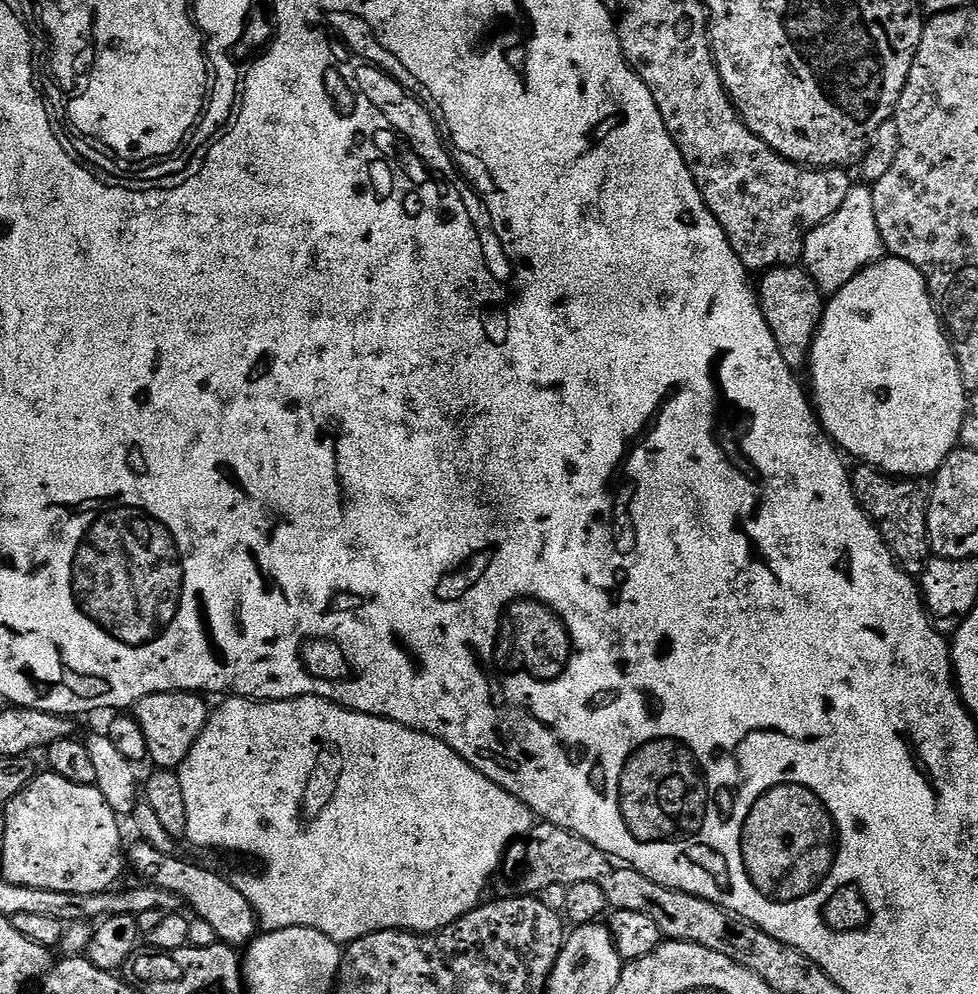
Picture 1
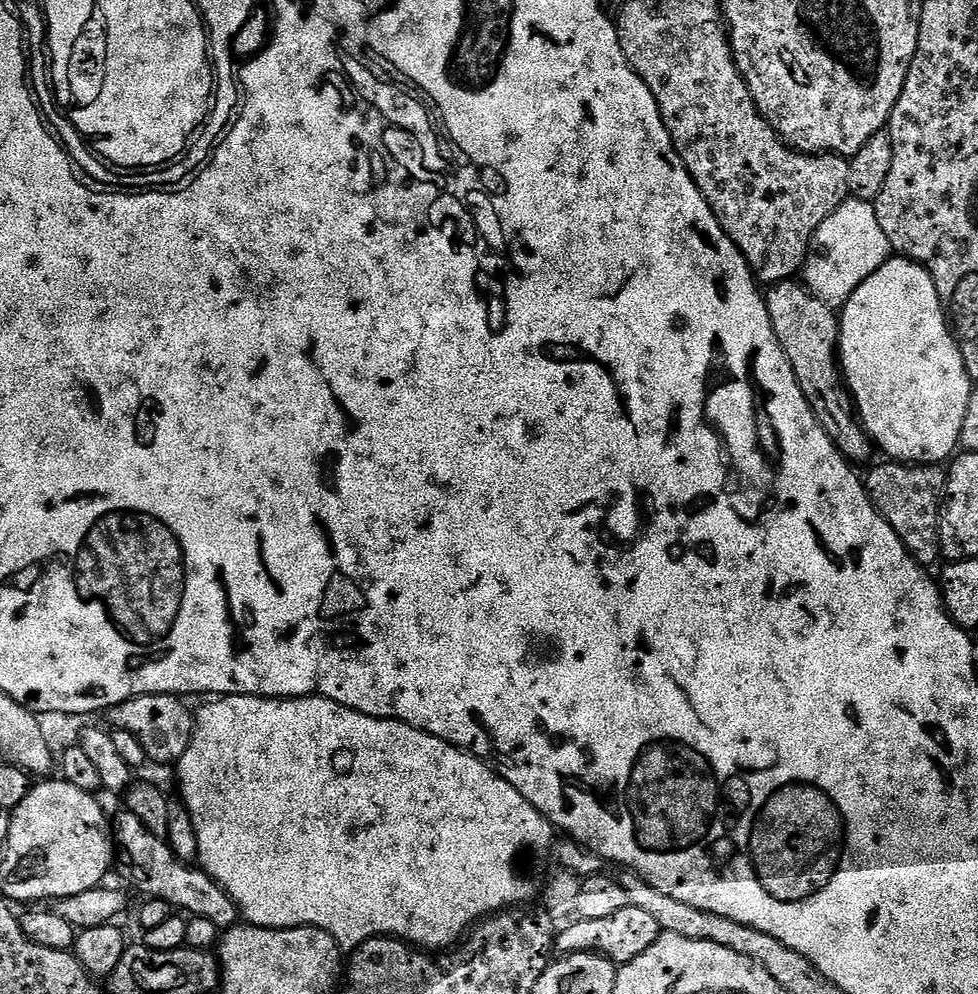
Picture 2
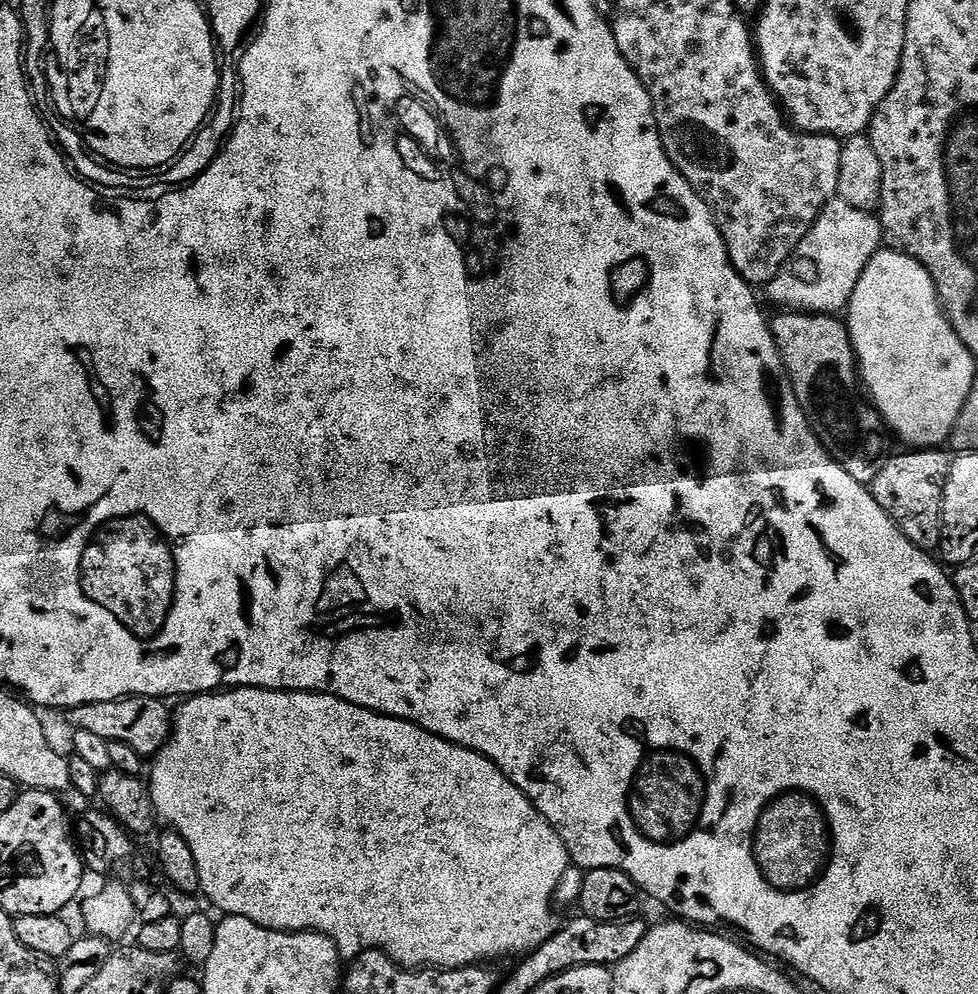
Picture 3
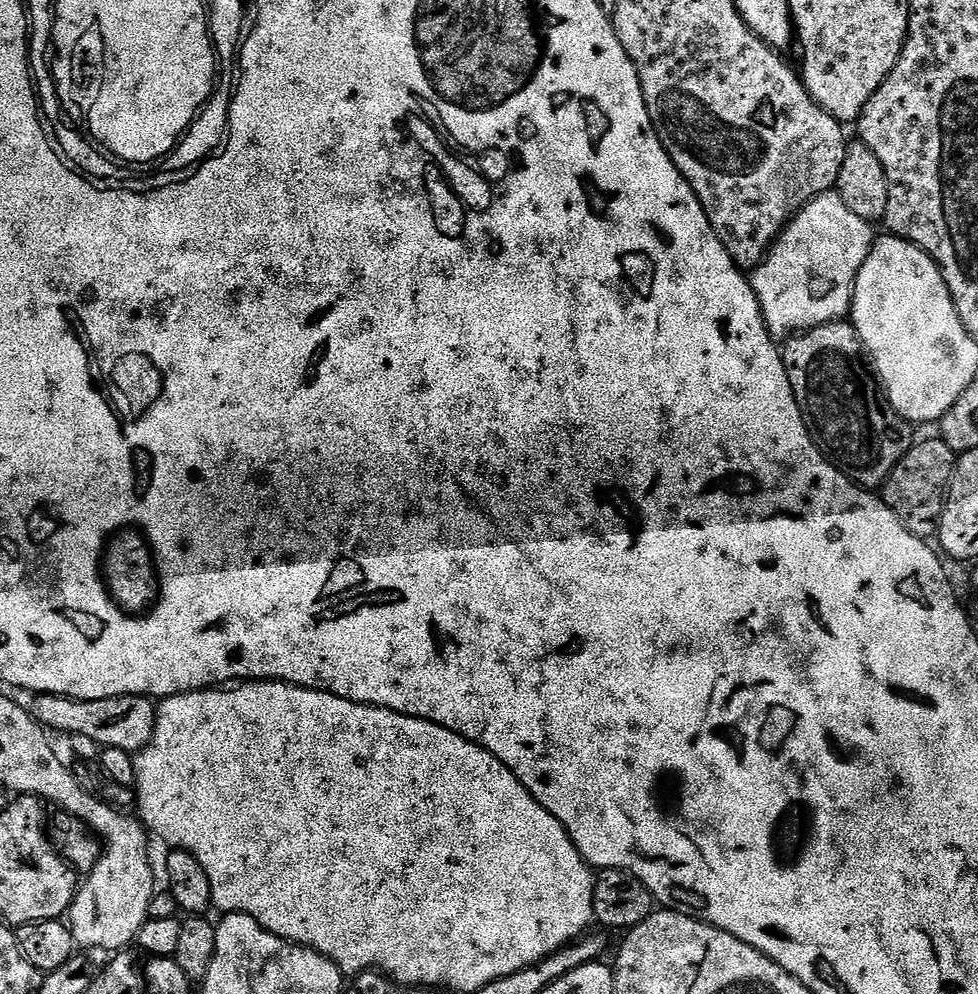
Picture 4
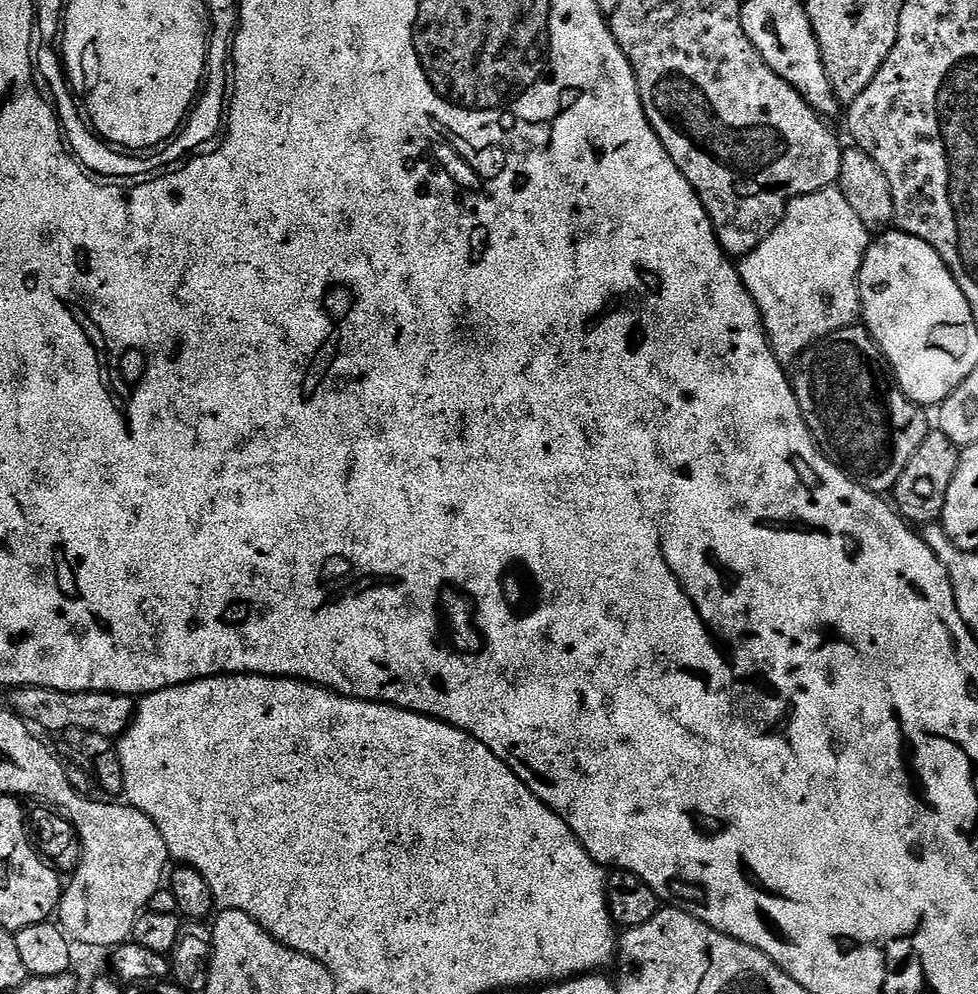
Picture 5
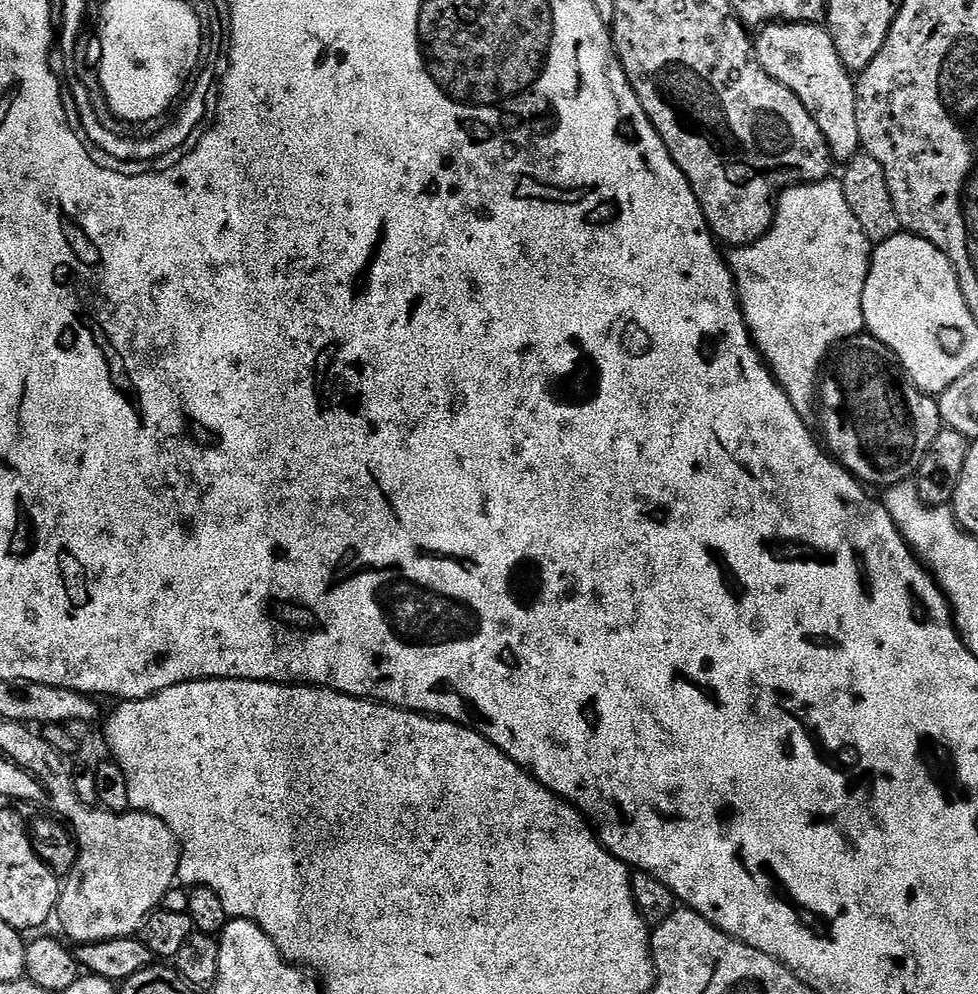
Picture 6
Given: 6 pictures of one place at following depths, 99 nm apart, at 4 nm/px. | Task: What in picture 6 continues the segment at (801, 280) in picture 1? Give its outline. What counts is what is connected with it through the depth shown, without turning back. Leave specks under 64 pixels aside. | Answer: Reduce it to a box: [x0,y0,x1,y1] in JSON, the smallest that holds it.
[818,334,942,490]

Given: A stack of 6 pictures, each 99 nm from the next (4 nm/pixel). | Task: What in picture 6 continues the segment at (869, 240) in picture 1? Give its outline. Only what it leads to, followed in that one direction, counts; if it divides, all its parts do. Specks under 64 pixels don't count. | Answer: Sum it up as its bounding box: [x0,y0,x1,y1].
[726,178,870,417]

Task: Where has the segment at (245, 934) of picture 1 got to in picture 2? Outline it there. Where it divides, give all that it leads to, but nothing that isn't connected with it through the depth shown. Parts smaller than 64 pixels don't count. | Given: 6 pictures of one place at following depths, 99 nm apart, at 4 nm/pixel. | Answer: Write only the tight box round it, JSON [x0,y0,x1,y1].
[110,810,237,930]

